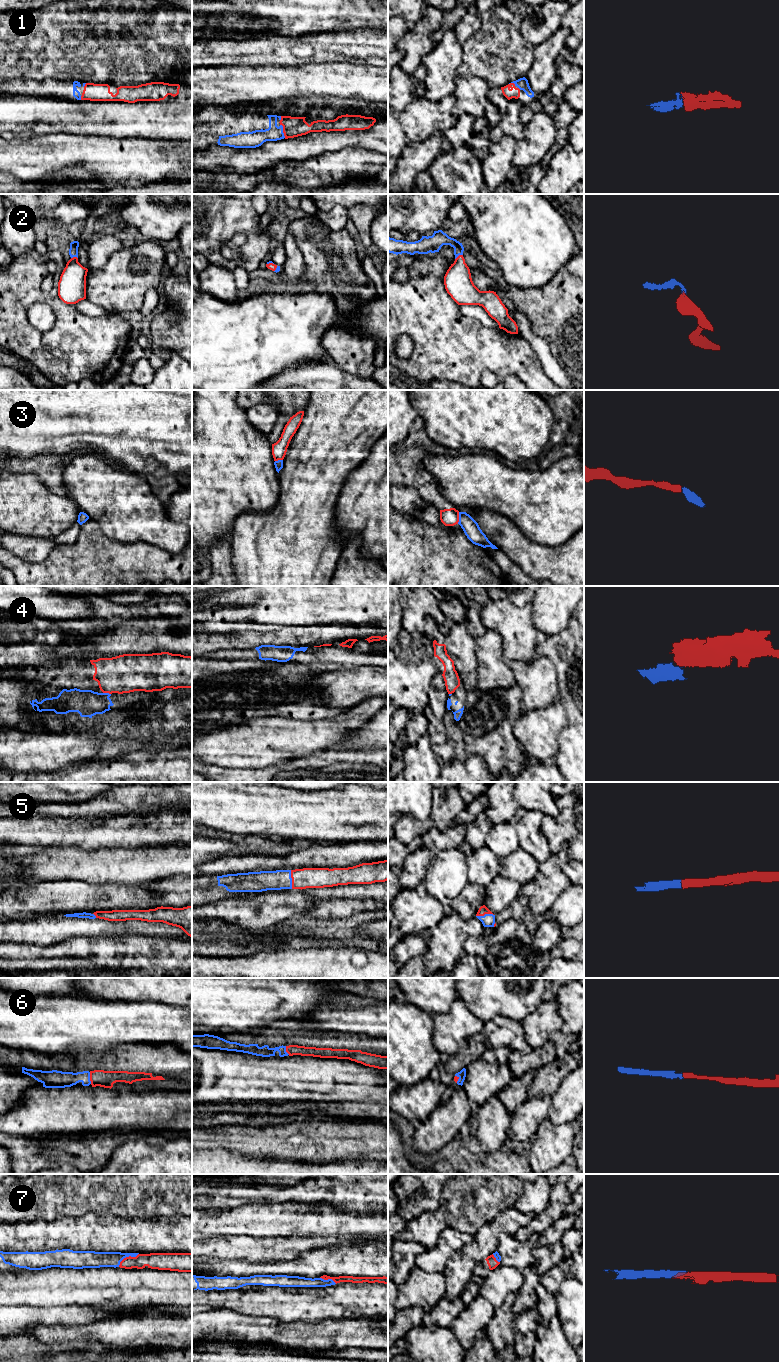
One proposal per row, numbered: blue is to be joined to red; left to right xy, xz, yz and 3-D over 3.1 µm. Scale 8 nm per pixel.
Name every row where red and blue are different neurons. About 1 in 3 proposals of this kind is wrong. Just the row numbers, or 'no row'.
4

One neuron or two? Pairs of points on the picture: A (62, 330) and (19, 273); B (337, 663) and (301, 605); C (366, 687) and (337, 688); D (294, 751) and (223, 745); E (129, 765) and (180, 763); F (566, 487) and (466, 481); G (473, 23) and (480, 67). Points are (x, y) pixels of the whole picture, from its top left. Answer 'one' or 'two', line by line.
A: one
B: two
C: one
D: one
E: one
F: one
G: two

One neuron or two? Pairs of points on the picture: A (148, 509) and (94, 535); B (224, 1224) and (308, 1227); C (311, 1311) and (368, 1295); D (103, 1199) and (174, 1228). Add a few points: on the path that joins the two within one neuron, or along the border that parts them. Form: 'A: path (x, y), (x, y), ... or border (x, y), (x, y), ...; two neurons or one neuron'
A: border (89, 517), (108, 537), (122, 542); two neurons
B: path (245, 1223), (287, 1223); one neuron
C: path (325, 1303), (354, 1300); one neuron
D: border (123, 1216), (161, 1216), (163, 1218), (171, 1216); two neurons

